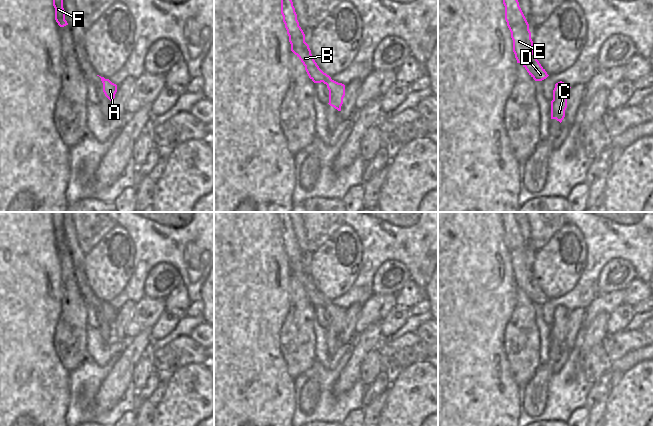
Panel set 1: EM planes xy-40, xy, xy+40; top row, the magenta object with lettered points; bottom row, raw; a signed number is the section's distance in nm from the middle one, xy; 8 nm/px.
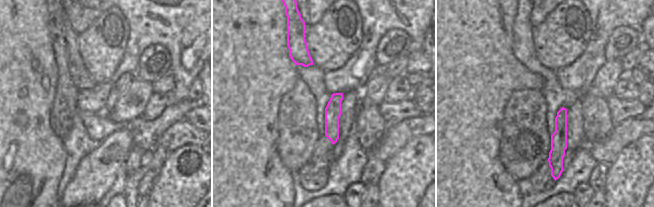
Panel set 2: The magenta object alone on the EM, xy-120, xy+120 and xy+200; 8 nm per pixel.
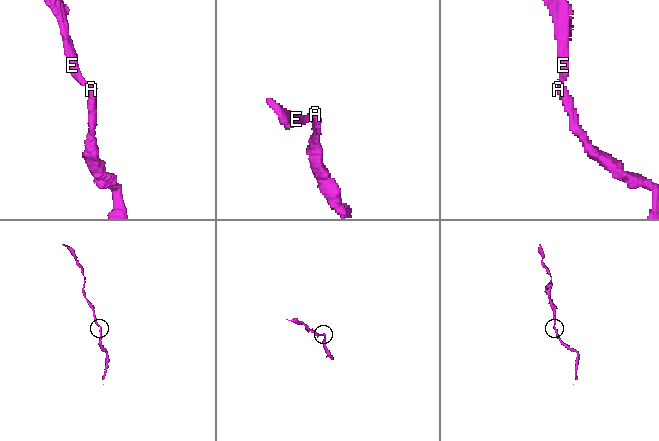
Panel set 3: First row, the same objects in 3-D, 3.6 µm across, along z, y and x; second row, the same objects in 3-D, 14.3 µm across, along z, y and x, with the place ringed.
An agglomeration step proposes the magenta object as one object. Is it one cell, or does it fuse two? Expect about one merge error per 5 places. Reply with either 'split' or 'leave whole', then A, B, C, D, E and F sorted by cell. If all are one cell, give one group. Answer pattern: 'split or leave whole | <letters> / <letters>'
leave whole | A B C D E F

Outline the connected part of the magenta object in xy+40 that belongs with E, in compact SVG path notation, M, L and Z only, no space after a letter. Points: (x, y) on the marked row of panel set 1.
M503 0L505 20L513 40L513 52L520 63L535 81L542 81L549 75L541 66L533 52L533 41L529 24L519 6L518 0Z

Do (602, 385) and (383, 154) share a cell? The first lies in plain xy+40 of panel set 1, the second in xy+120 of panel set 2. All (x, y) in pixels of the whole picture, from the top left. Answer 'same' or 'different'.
different

